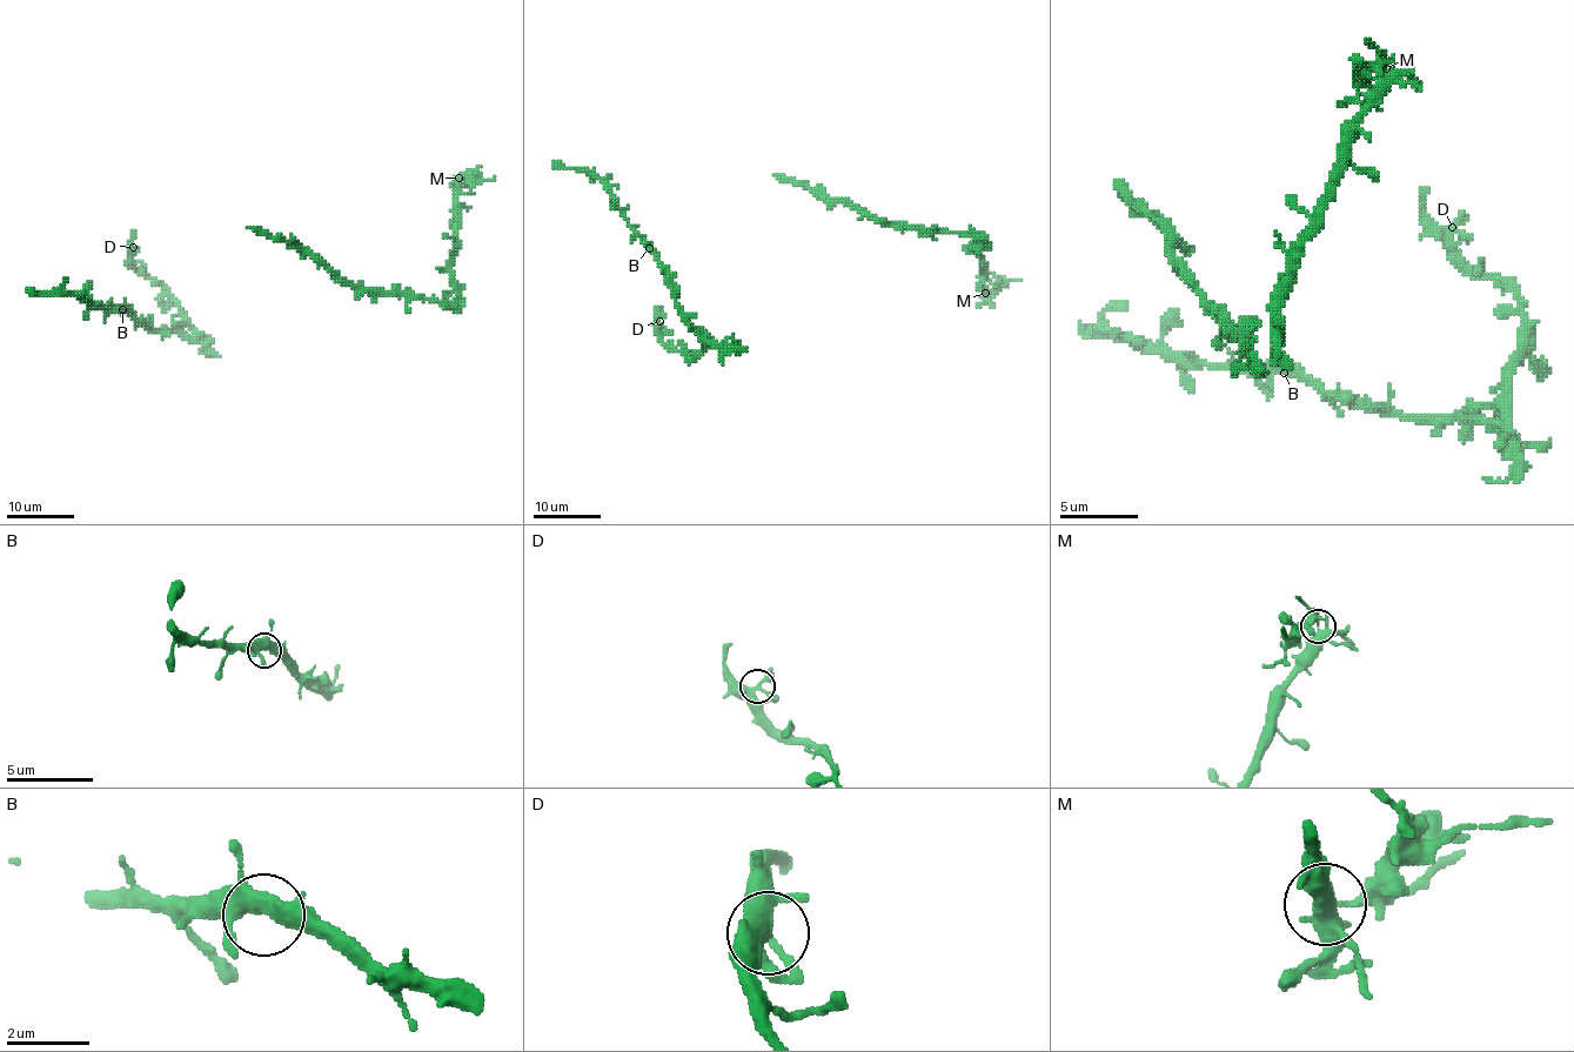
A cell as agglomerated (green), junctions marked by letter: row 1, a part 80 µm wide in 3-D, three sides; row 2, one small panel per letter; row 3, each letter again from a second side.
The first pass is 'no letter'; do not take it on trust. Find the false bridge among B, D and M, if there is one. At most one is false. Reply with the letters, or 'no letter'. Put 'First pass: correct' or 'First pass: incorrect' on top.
First pass: incorrect
M

